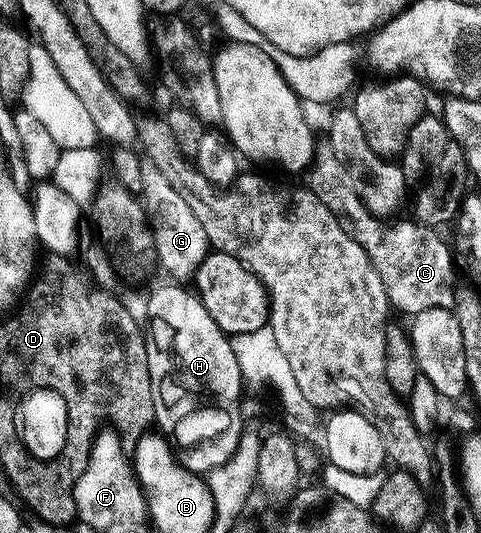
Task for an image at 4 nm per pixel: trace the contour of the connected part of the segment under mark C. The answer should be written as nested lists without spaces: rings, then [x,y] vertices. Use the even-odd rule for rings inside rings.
[[[325,157],[318,160],[319,171],[310,170],[307,180],[310,190],[318,193],[337,190],[337,197],[344,213],[349,217],[348,222],[352,227],[354,236],[358,239],[369,254],[374,269],[379,273],[383,281],[384,289],[387,291],[390,304],[407,315],[414,315],[431,308],[451,309],[455,303],[456,290],[451,287],[453,273],[455,275],[454,256],[450,244],[438,234],[436,228],[422,225],[416,220],[395,222],[388,233],[383,234],[382,220],[370,216],[363,202],[350,187],[337,179],[335,167],[336,161]],[[313,171],[313,172],[312,172]],[[381,238],[383,244],[375,240]]]

